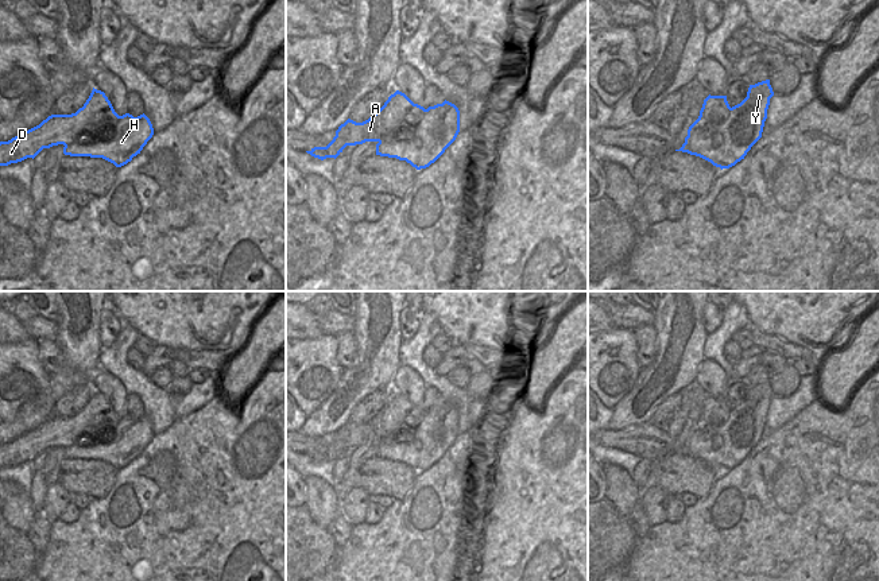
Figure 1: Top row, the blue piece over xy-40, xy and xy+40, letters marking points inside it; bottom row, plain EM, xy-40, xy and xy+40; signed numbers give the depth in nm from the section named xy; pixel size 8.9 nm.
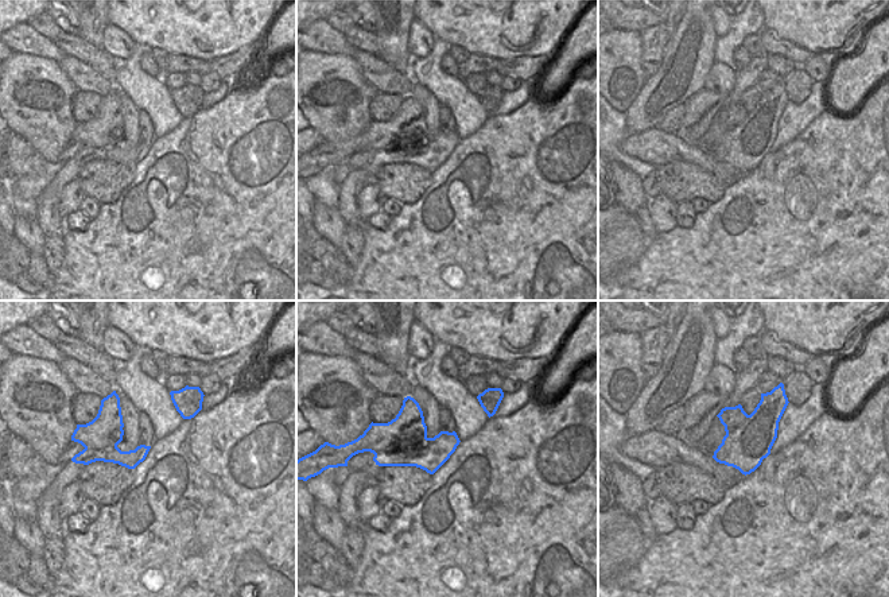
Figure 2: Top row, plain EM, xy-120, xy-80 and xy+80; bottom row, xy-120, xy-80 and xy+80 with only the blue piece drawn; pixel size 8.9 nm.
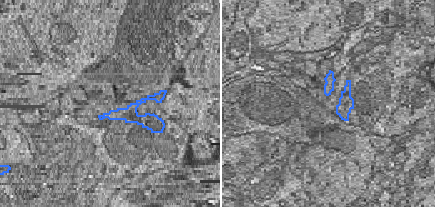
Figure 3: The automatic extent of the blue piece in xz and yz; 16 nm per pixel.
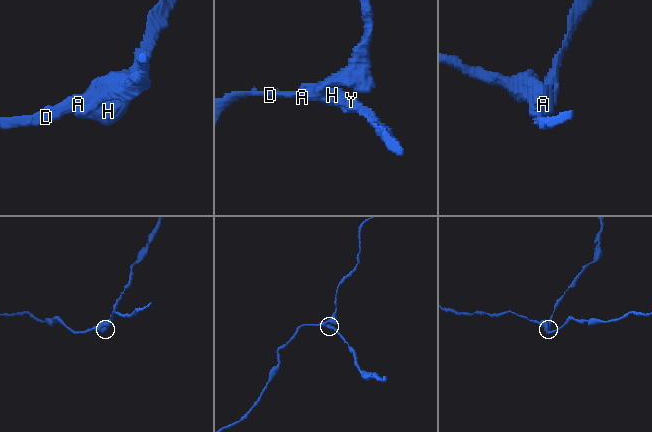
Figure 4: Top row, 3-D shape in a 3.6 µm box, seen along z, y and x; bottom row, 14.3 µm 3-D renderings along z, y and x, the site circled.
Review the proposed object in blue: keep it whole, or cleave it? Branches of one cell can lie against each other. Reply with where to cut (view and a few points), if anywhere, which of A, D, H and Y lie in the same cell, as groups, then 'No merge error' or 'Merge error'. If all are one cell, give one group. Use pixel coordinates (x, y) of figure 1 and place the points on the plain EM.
Split along xy-40 (122, 418), (104, 445), (72, 444), (65, 448). Groups: A D / H Y. Merge error.

